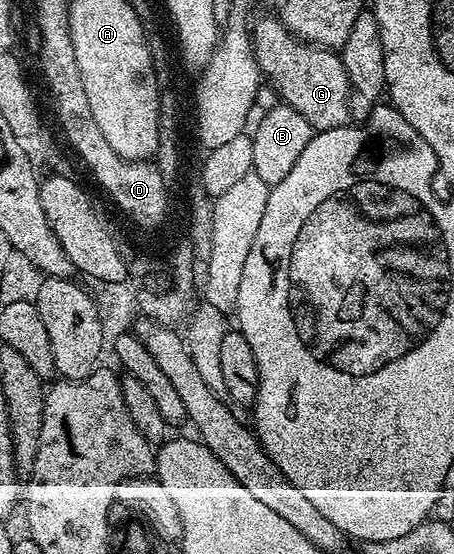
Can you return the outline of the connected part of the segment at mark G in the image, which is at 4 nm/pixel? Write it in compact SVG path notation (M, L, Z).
M276 17L262 19L252 27L252 42L254 45L254 58L258 60L258 70L272 86L278 90L278 99L287 103L308 125L312 125L315 132L336 129L347 126L351 122L350 114L350 82L348 73L342 64L341 54L337 50L325 47L316 47L293 35Z

